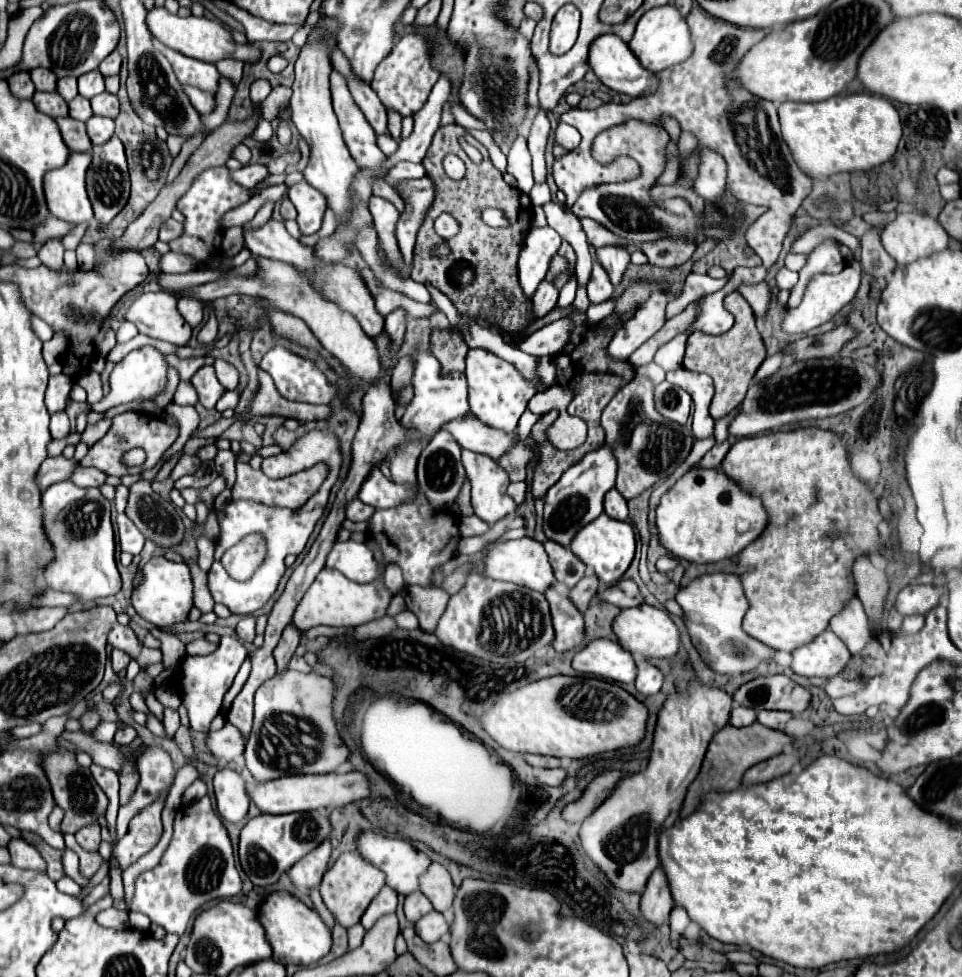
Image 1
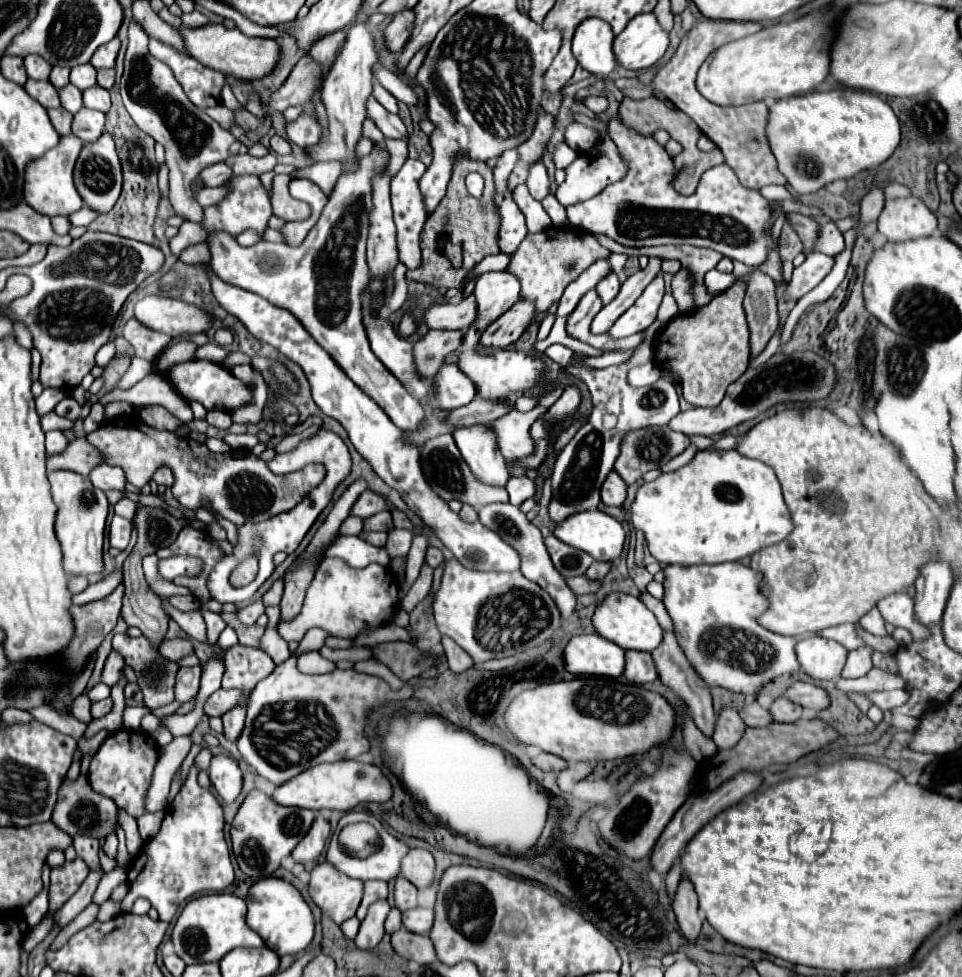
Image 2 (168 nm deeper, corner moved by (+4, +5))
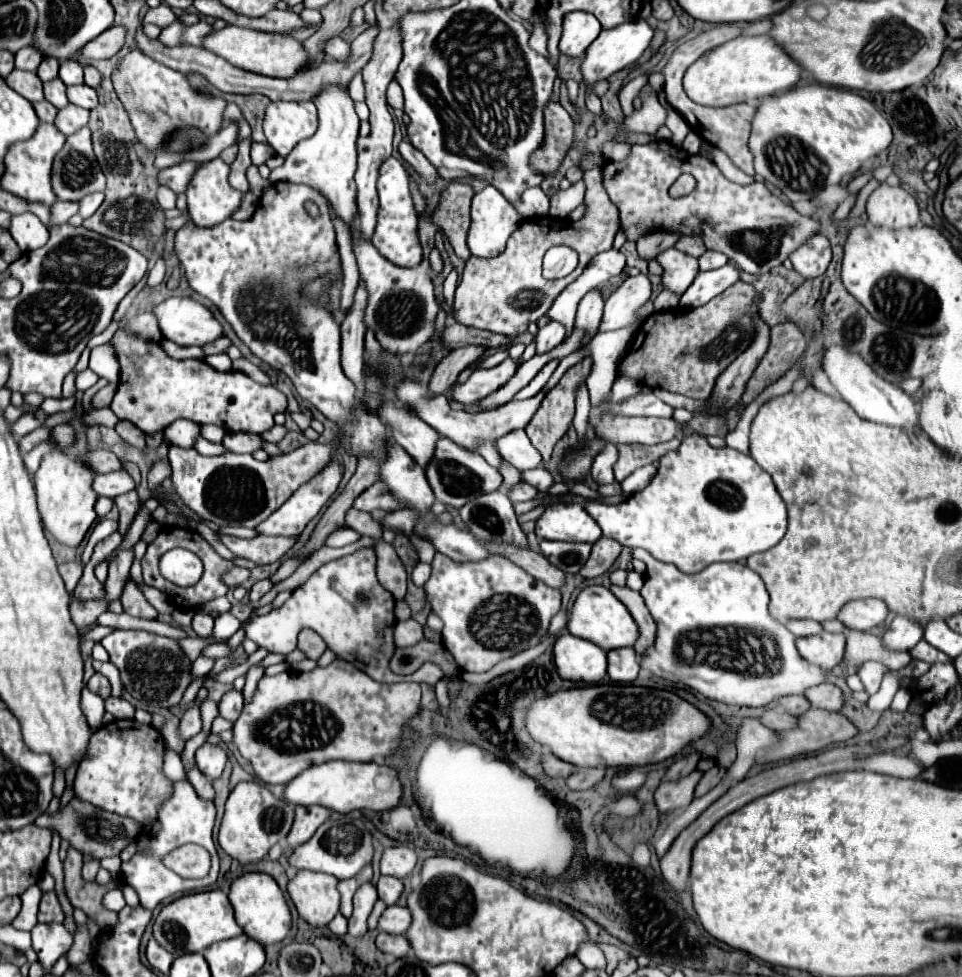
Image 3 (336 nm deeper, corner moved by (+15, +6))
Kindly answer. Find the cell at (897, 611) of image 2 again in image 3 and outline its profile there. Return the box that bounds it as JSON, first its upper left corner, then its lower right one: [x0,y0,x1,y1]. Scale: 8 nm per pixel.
[837,599,889,631]

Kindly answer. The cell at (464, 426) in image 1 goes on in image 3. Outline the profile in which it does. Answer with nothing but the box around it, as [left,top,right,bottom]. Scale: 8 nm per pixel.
[497,429,543,471]

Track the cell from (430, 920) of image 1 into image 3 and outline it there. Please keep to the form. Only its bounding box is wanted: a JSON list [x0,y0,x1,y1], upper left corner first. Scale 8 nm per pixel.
[379,907,411,935]

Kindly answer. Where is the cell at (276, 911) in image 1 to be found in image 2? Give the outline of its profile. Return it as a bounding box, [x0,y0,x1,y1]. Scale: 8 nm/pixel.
[248,878,314,956]

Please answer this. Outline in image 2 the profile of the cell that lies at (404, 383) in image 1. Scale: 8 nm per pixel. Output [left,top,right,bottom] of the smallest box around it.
[412,330,462,378]

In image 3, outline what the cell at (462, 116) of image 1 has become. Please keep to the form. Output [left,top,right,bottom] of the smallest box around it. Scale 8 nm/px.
[323,37,349,59]

